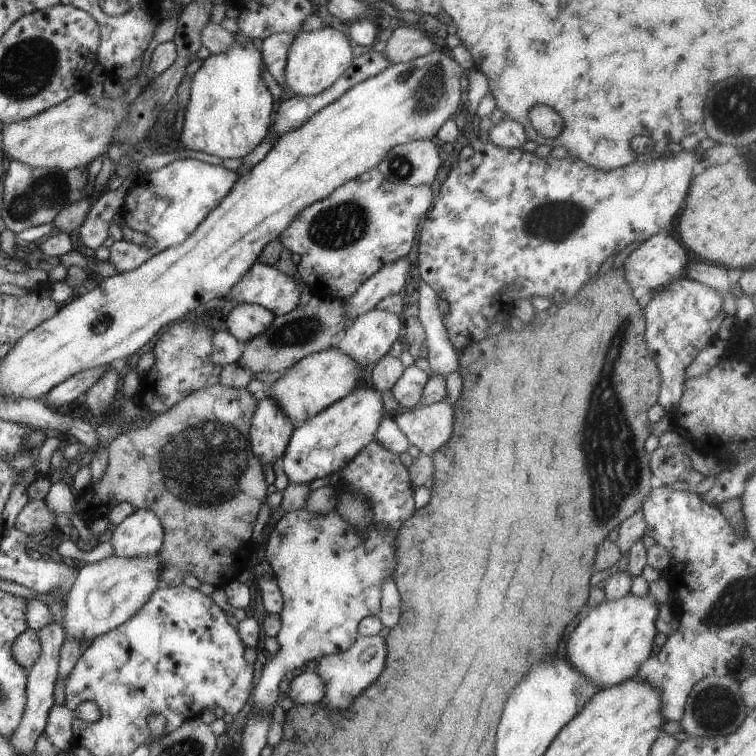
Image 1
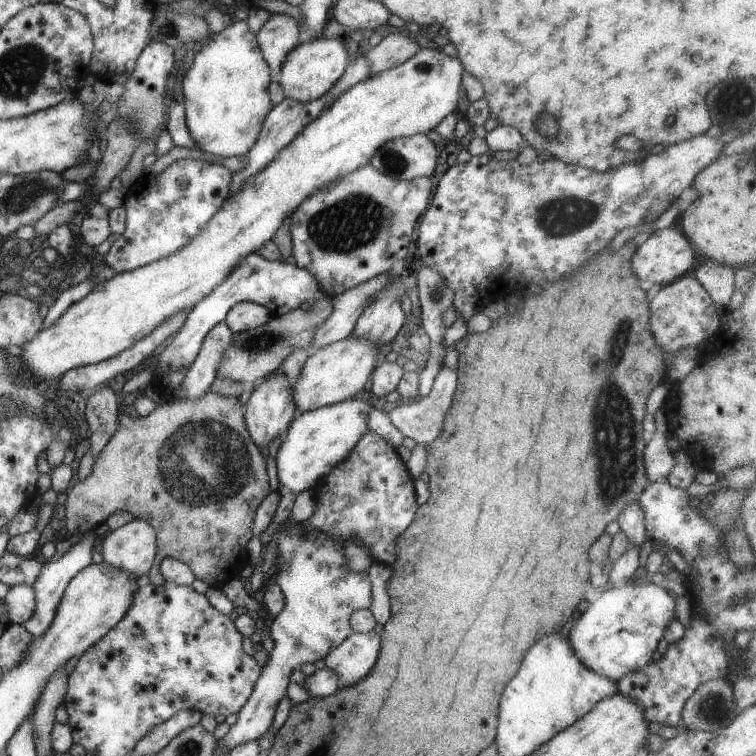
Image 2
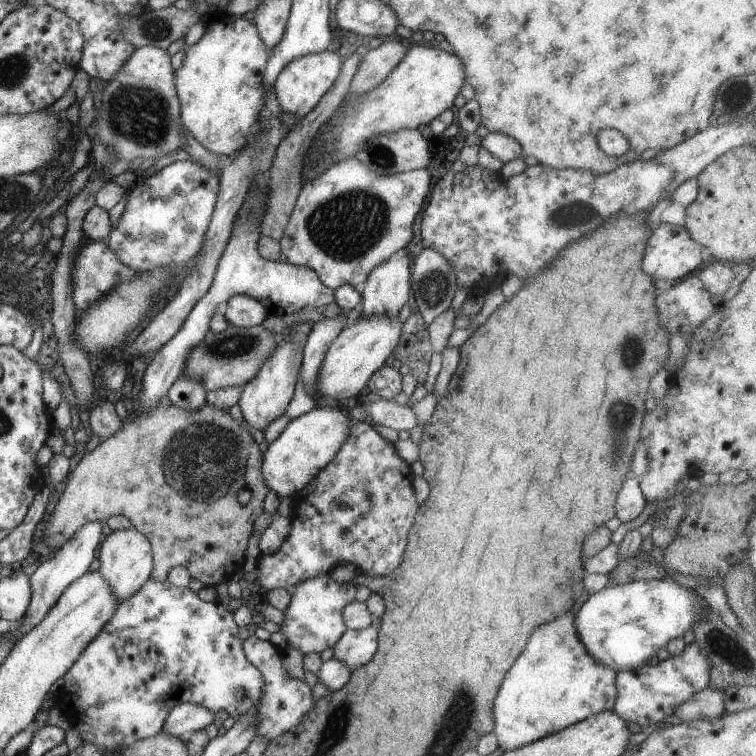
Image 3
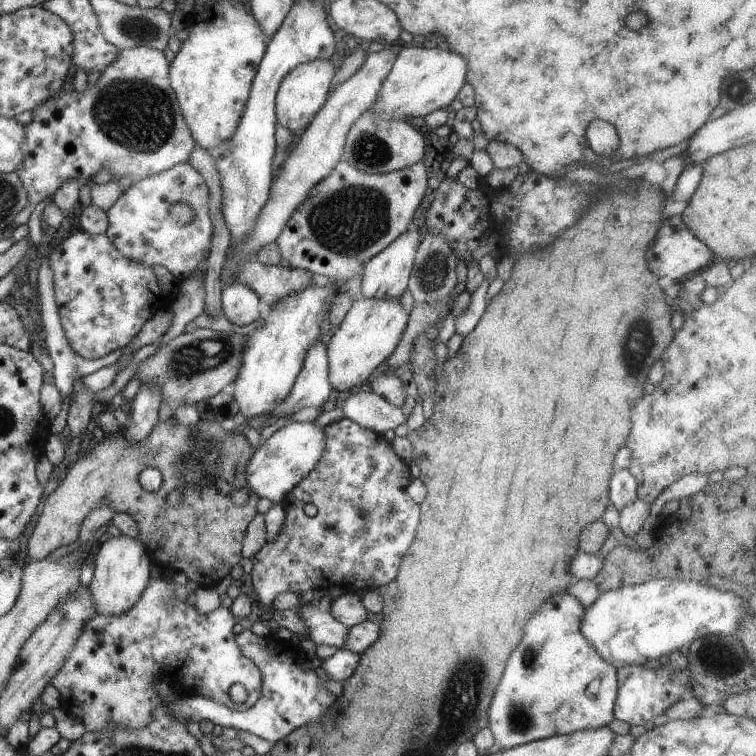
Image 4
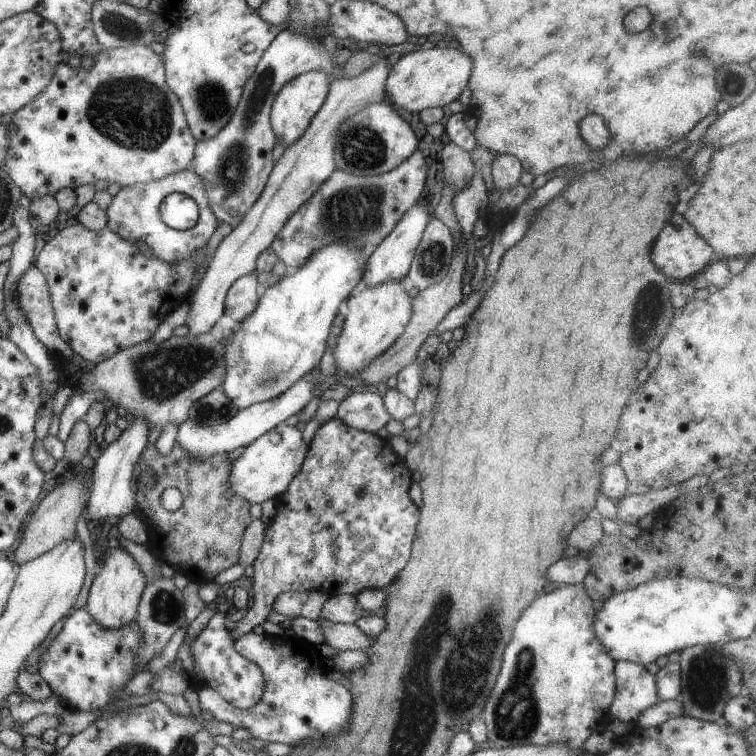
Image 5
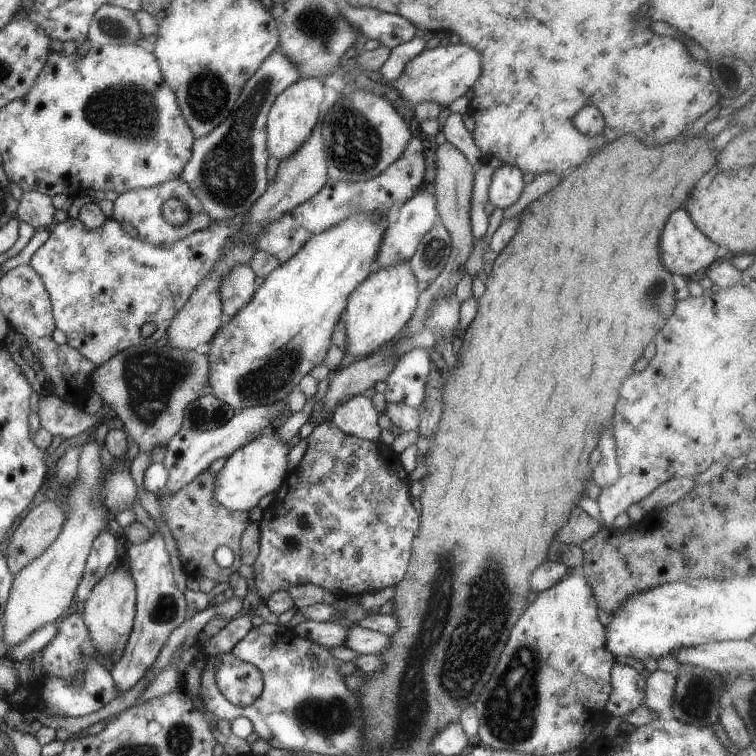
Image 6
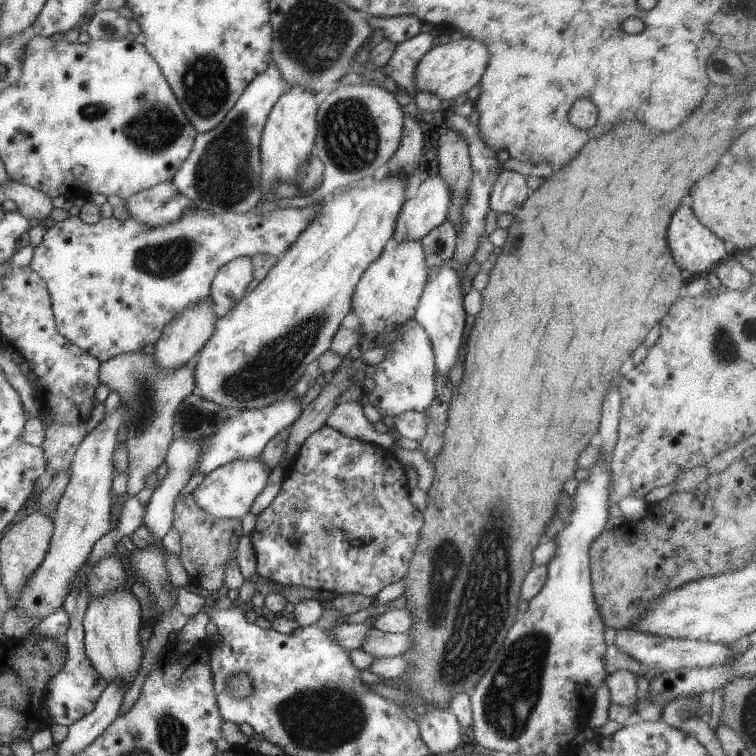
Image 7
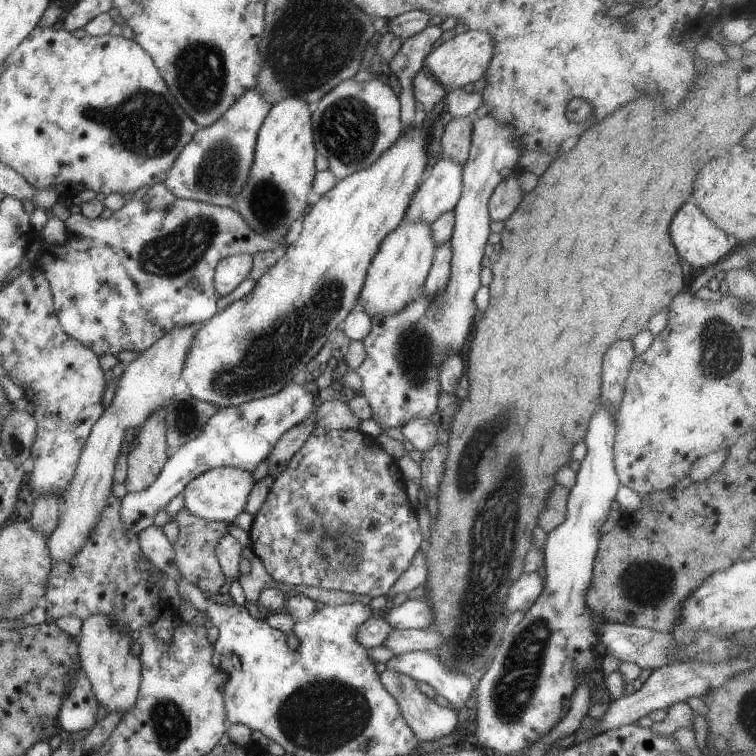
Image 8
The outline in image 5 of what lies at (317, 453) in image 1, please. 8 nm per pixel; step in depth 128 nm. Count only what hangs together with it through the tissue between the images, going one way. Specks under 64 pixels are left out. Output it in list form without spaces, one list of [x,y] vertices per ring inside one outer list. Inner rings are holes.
[[[279,423],[245,446],[244,451],[231,462],[227,474],[227,486],[231,494],[239,496],[243,502],[251,506],[261,505],[264,501],[274,499],[283,493],[291,478],[299,472],[299,466],[307,453],[308,446],[303,444],[301,434],[297,428]]]

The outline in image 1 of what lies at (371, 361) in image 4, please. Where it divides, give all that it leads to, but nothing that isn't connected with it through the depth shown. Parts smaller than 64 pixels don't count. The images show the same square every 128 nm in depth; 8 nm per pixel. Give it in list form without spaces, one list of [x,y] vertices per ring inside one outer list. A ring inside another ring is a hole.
[[[325,348],[315,353],[310,353],[291,367],[285,369],[281,378],[277,378],[272,385],[266,386],[266,393],[279,404],[279,409],[287,414],[295,428],[328,408],[333,402],[344,398],[355,390],[355,385],[360,376],[362,367],[351,356],[339,352],[337,348]]]

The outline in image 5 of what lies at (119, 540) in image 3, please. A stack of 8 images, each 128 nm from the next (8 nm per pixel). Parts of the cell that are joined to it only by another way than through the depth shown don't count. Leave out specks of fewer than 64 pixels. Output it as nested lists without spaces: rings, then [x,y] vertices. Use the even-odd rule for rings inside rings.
[[[108,548],[100,562],[100,570],[94,576],[84,609],[103,629],[118,629],[133,622],[137,604],[146,584],[137,562],[121,548]]]

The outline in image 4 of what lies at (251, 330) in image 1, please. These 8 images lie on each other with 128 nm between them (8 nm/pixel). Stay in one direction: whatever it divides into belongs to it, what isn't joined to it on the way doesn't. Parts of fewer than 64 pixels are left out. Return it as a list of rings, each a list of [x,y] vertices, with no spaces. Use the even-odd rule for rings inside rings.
[[[229,283],[220,292],[222,315],[235,326],[245,326],[259,319],[258,296],[247,286]]]

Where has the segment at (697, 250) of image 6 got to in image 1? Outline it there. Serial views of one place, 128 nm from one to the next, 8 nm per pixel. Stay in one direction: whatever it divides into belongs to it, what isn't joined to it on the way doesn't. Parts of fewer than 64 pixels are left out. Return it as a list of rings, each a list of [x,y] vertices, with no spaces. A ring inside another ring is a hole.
[[[666,232],[649,236],[642,241],[633,252],[625,258],[623,262],[623,273],[625,282],[631,286],[631,289],[643,286],[654,292],[667,285],[678,274],[678,271],[687,264],[687,250],[684,245],[679,244],[675,238],[669,236]]]

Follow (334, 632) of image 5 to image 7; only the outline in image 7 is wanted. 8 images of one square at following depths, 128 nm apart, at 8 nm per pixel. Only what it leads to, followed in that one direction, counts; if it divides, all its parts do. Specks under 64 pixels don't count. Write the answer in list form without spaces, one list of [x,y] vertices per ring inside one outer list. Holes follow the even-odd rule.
[[[369,629],[360,648],[374,657],[394,657],[401,655],[410,647],[411,639],[405,633],[384,633]]]

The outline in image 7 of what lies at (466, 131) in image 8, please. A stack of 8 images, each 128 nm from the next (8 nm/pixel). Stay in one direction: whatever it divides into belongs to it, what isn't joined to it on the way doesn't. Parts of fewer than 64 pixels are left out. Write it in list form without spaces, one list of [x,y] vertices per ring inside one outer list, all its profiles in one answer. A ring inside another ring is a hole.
[[[447,128],[447,132],[437,139],[436,158],[438,174],[451,190],[446,220],[449,220],[457,231],[461,222],[459,212],[465,202],[463,198],[467,192],[467,182],[471,178],[468,141]]]

